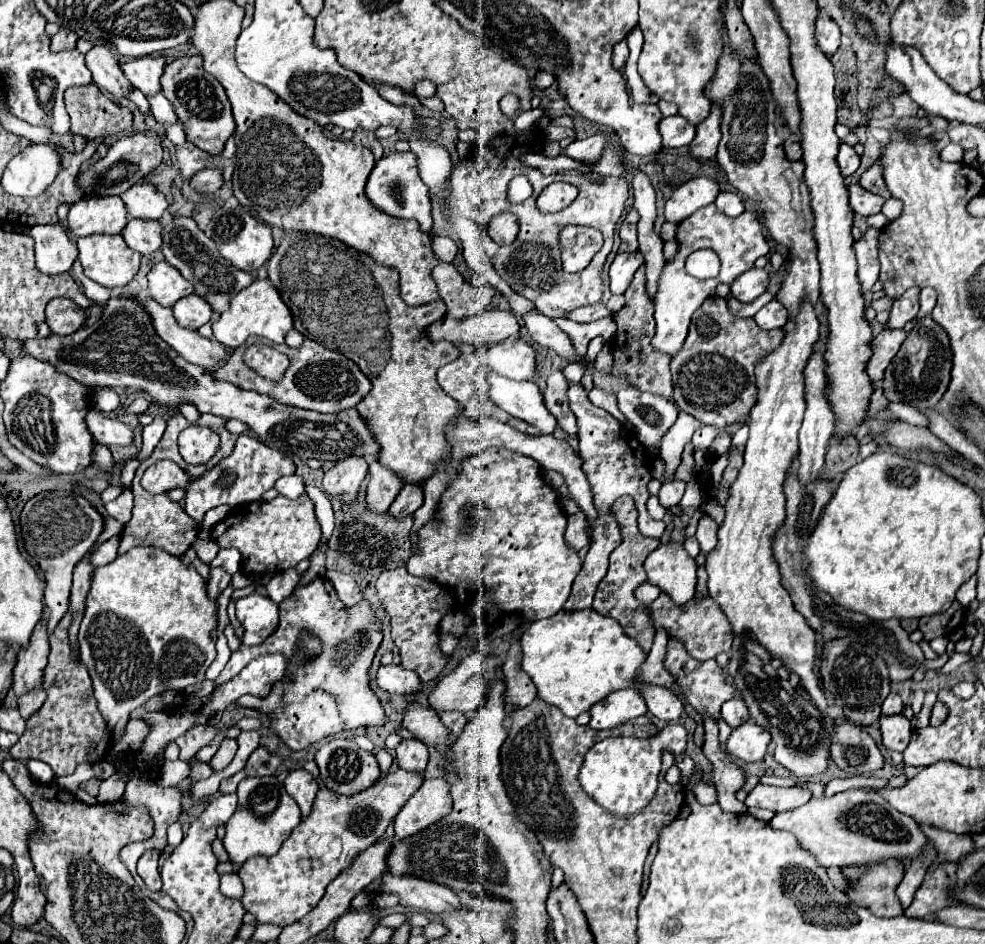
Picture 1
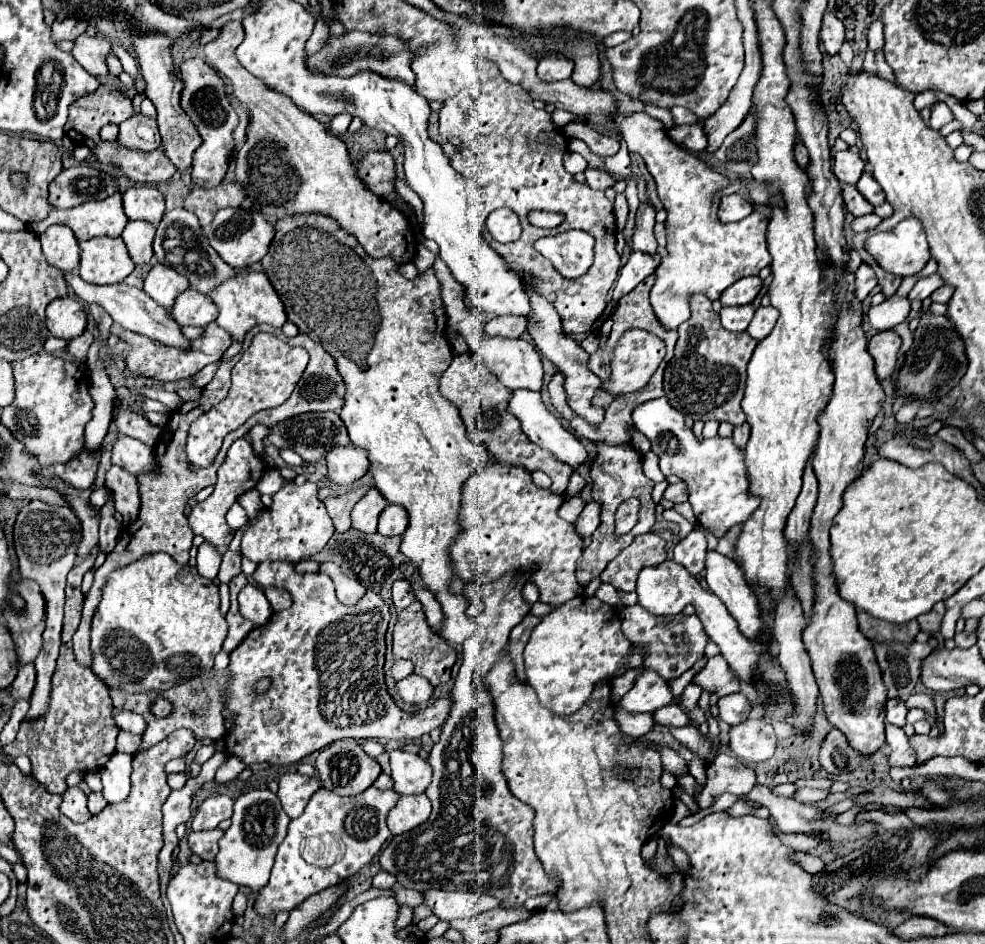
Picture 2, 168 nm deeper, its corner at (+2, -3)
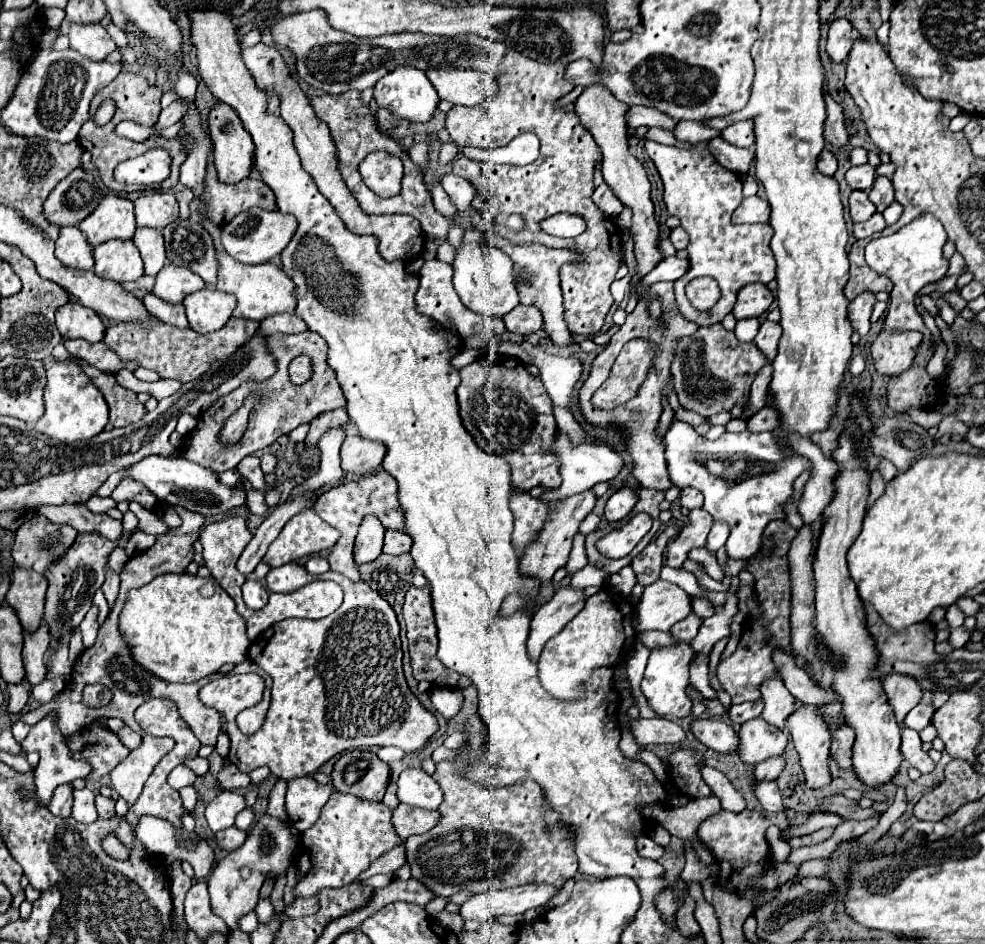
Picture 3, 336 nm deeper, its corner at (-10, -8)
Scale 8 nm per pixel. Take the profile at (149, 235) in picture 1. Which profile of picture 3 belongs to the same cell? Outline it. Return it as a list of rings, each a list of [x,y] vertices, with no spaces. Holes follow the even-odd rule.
[[[138,227],[132,241],[140,249],[140,255],[144,261],[144,273],[156,275],[164,267],[164,261],[166,261],[162,231],[150,229],[150,227]]]

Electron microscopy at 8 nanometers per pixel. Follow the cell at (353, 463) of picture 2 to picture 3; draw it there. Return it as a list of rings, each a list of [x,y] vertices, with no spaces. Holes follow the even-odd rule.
[[[346,435],[340,457],[342,457],[342,469],[346,475],[368,475],[374,473],[382,459],[386,455],[386,447],[382,443],[374,443],[368,439],[362,439],[360,435]]]

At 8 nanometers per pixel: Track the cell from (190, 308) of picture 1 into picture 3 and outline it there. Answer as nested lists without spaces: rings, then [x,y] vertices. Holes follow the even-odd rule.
[[[204,287],[184,299],[186,317],[196,333],[212,333],[222,329],[236,307],[236,297]]]

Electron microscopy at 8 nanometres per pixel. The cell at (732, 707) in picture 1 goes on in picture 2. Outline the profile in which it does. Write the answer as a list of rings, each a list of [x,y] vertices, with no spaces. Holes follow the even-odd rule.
[[[742,692],[728,694],[728,696],[720,698],[720,700],[718,700],[718,708],[720,708],[720,714],[718,714],[720,720],[728,722],[730,726],[742,724],[742,722],[748,718],[750,710],[752,710],[748,698],[746,698]]]

